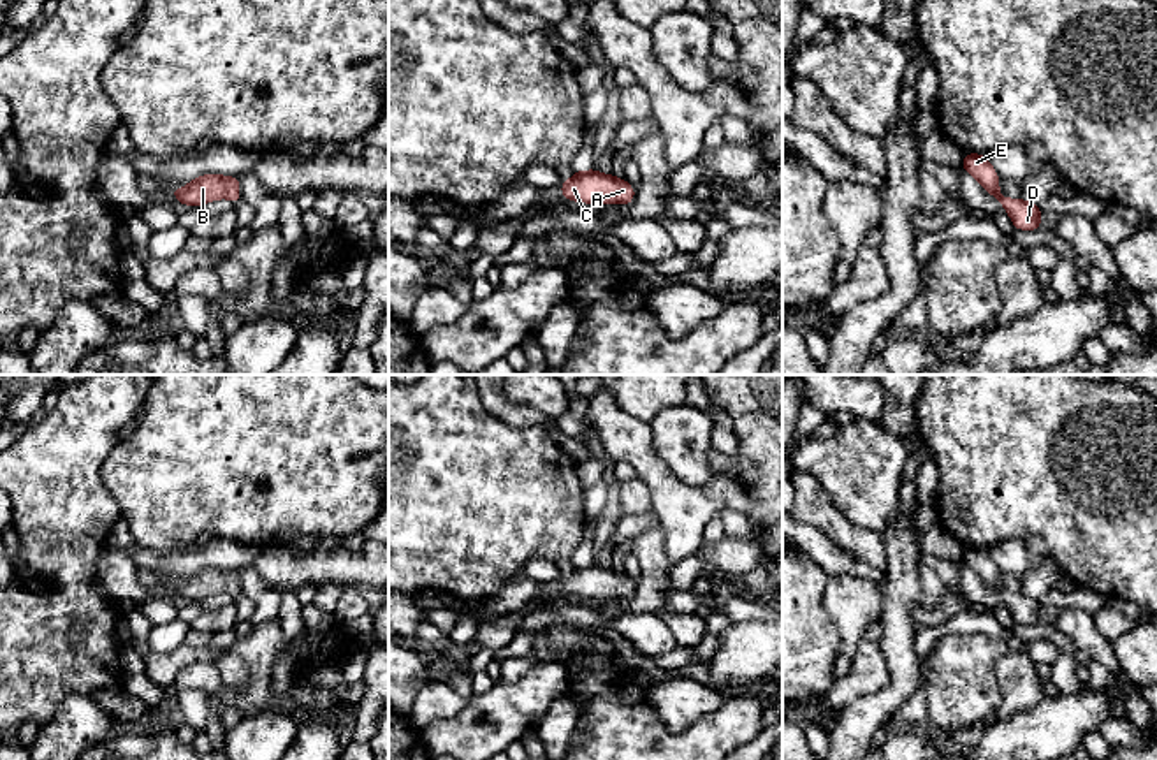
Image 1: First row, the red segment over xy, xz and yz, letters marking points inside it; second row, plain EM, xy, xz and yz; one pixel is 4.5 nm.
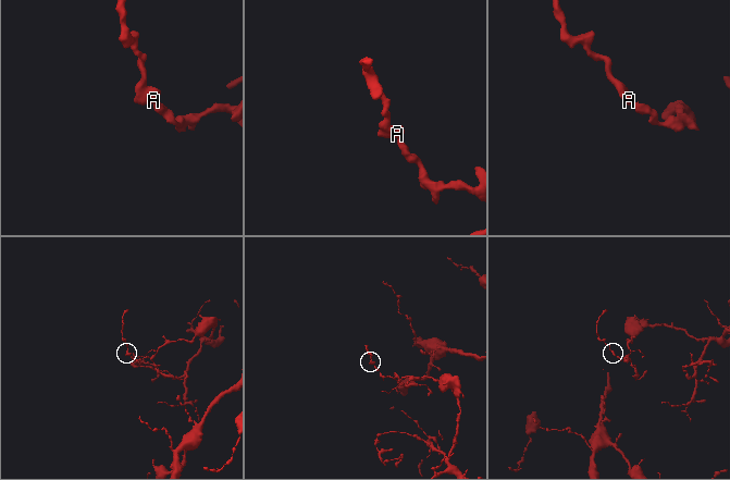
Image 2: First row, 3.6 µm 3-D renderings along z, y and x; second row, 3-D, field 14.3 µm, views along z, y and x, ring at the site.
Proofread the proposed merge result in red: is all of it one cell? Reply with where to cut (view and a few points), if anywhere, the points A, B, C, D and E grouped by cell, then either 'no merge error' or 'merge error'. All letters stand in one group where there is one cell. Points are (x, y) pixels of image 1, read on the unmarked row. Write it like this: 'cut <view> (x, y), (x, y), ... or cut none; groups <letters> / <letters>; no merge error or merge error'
cut none; groups A B C D E; no merge error

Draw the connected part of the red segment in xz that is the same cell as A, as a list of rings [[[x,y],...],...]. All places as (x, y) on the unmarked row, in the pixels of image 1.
[[[598,563],[575,565],[570,574],[559,579],[561,589],[571,596],[586,598],[622,598],[633,596],[637,584],[614,568],[603,568]]]

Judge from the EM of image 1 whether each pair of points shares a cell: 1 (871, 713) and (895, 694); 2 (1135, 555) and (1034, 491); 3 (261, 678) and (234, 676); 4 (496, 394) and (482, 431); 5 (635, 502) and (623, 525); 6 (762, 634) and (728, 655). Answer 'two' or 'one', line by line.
1: one
2: one
3: two
4: two
5: two
6: one

